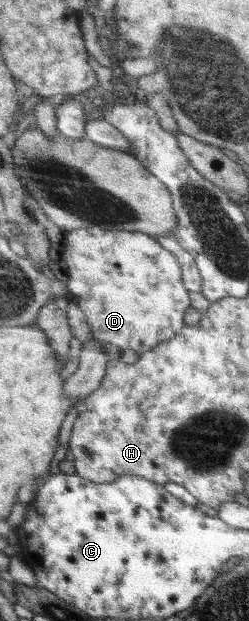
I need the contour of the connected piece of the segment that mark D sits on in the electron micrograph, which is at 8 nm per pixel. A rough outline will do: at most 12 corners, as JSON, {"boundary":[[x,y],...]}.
{"boundary":[[139,231],[64,233],[93,337],[143,355],[190,307],[178,259]]}

